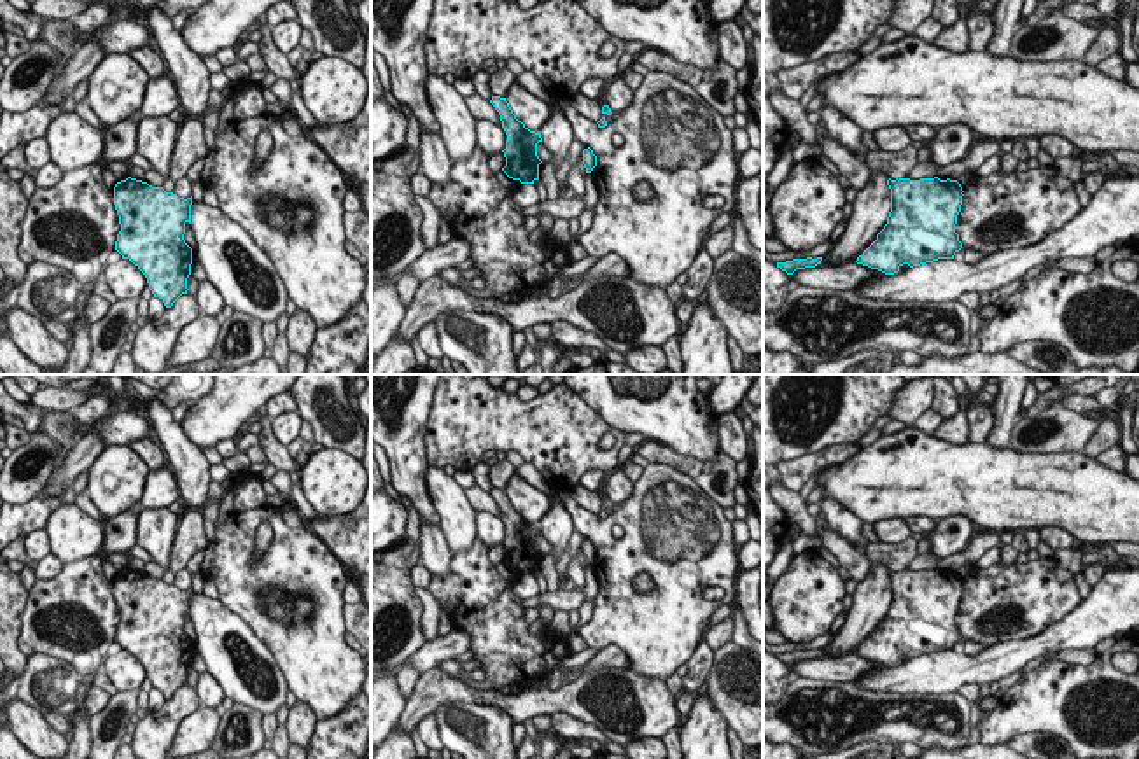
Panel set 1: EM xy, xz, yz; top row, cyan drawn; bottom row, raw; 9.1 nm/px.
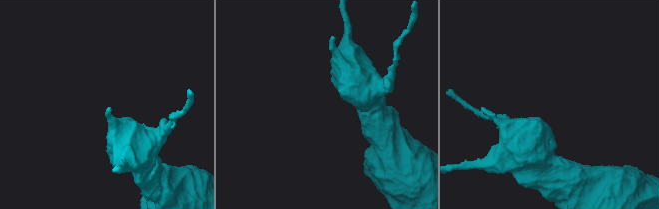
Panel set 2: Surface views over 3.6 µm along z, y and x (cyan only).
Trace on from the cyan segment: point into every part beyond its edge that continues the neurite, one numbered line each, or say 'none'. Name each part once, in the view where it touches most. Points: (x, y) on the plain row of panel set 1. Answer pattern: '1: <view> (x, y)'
none

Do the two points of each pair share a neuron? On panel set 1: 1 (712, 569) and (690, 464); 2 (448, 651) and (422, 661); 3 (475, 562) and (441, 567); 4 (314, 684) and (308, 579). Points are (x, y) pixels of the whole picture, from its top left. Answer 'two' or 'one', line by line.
1: two
2: one
3: two
4: one

